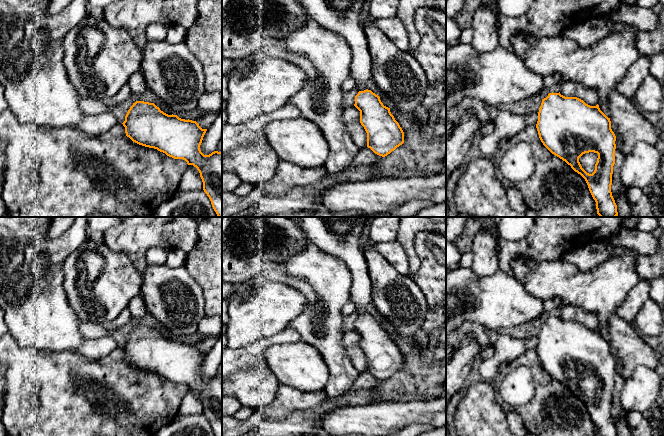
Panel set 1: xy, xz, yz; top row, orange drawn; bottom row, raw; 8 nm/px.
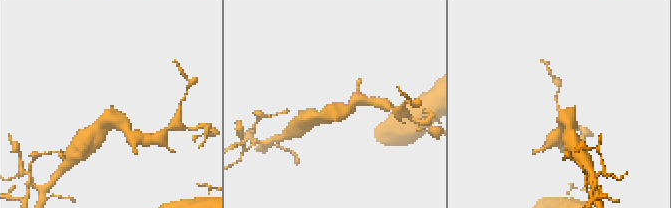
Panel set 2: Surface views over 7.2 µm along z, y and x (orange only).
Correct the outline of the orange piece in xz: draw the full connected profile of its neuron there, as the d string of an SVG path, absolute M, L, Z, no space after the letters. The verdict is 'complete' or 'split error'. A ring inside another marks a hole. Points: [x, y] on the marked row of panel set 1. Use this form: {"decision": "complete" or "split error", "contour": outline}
{"decision": "split error", "contour": "M298 0L308 18L322 27L339 33L351 49L350 74L353 76L358 94L354 106L360 111L360 123L367 133L367 147L375 154L385 157L404 143L404 132L380 97L368 90L365 83L371 78L371 56L368 43L360 21L360 13L365 0Z"}

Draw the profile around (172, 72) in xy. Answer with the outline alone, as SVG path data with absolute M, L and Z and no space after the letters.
M166 40L147 41L140 70L147 88L171 108L173 115L195 109L200 96L205 92L203 65L185 42L171 44Z

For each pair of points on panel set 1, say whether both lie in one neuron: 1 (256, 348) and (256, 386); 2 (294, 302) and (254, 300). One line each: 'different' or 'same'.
1: different
2: same

